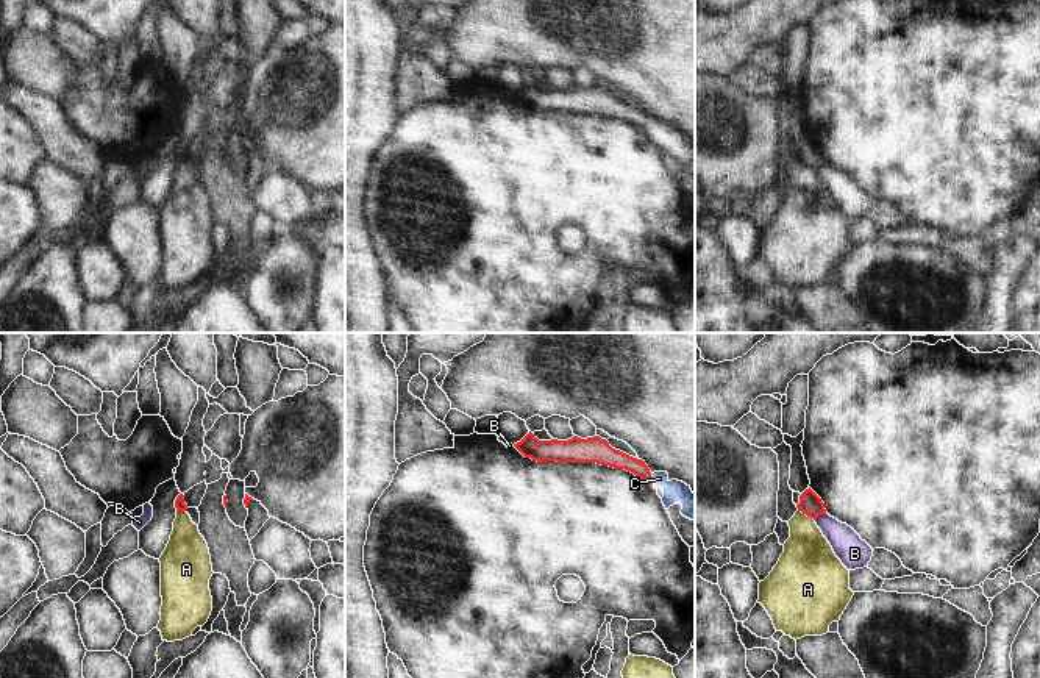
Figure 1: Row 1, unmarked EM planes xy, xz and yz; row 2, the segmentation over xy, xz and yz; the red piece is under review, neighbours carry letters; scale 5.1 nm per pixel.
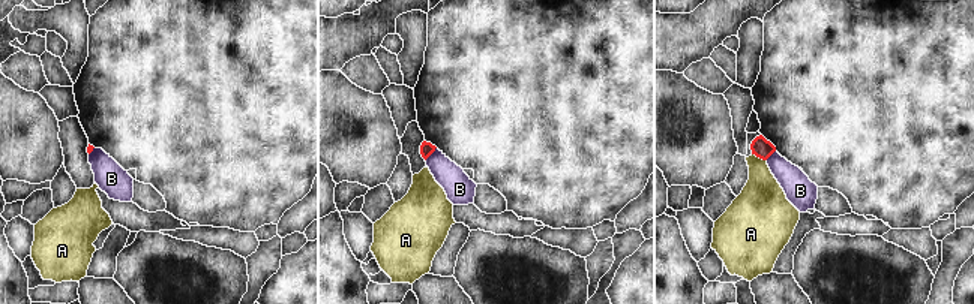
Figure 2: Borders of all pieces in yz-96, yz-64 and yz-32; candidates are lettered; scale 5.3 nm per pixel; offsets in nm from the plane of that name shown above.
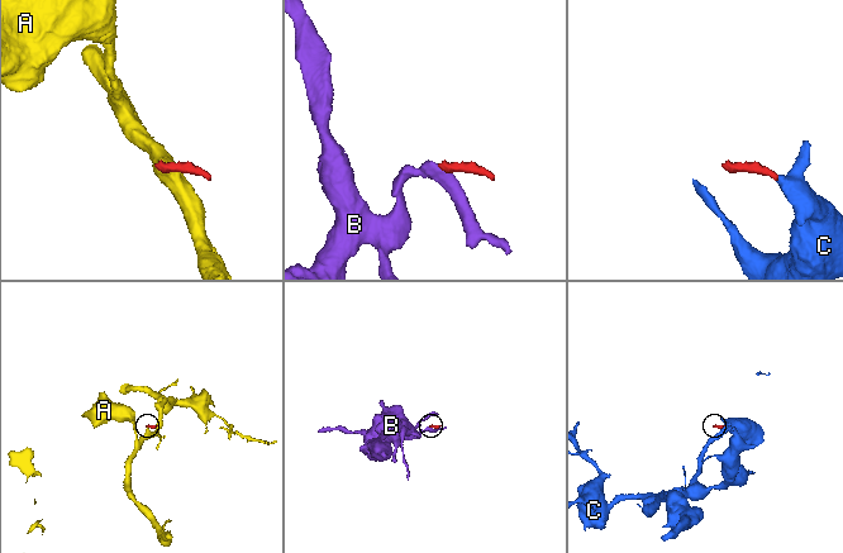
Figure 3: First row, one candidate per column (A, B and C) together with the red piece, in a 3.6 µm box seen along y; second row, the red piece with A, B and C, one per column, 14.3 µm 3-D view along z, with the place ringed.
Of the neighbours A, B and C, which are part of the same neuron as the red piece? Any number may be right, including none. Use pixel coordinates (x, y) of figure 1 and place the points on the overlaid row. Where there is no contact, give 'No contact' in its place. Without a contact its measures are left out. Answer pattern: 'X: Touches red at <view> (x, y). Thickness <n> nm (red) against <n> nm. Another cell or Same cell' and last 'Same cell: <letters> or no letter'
A: Touches red at yz (806, 514). Thickness 120 nm (red) against 280 nm. Another cell
B: Touches red at yz (820, 514). Thickness 120 nm (red) against 160 nm. Another cell
C: Touches red at xz (651, 478). Thickness 100 nm (red) against 120 nm. Same cell
Same cell: C

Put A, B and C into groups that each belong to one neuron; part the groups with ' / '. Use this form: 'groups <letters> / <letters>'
groups A / B / C

